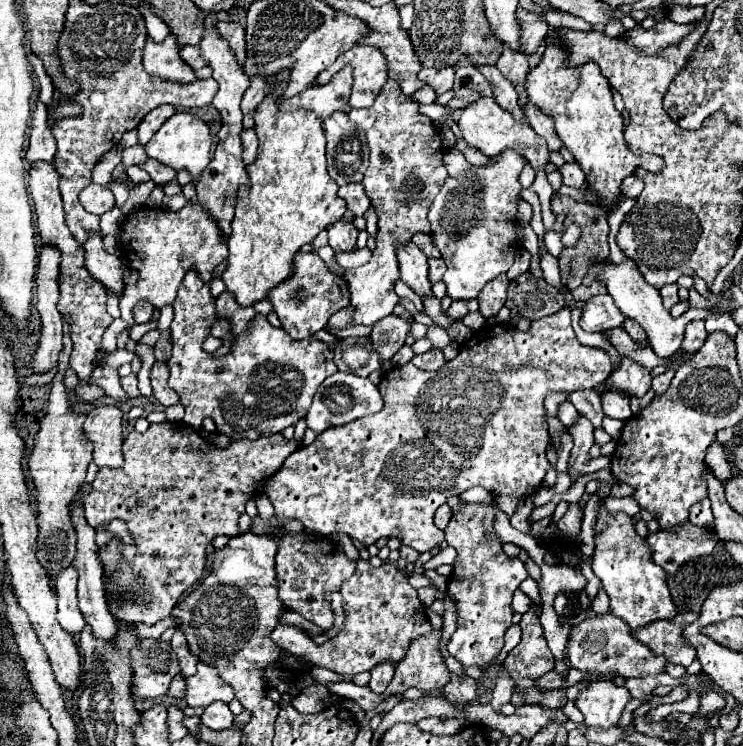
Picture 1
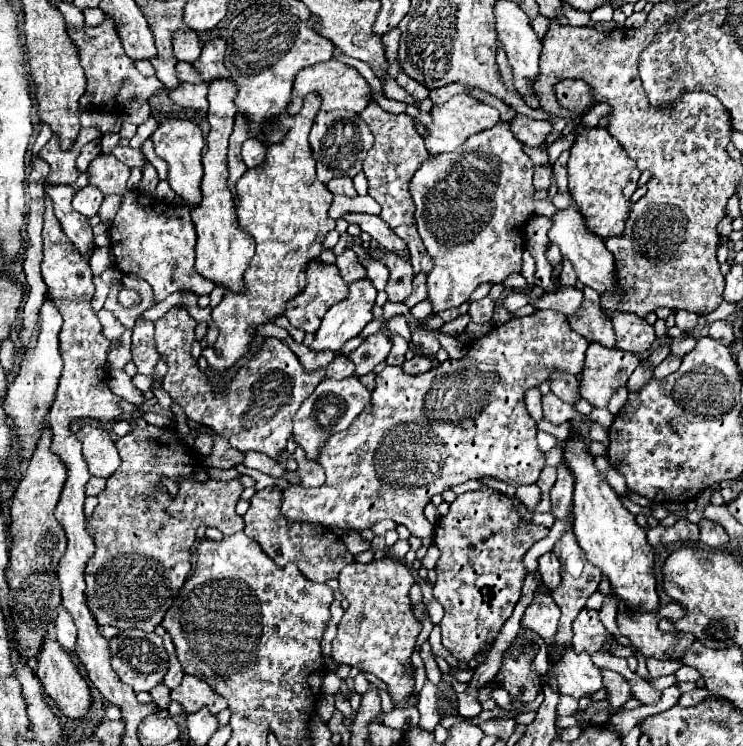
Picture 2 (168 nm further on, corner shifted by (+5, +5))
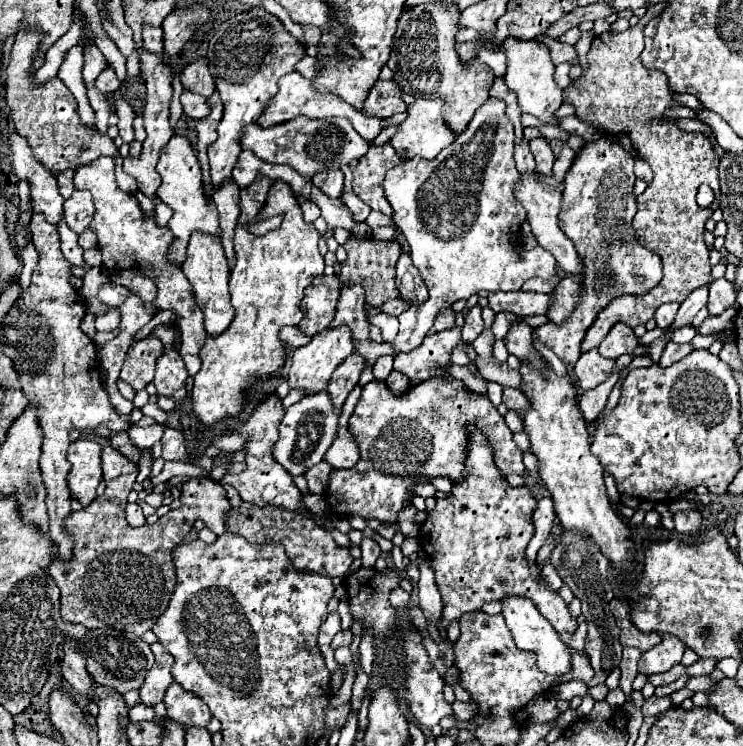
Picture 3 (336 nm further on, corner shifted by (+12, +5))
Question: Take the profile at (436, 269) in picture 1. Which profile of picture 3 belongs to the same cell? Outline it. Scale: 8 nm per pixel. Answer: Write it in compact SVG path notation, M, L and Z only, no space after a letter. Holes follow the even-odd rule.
M398 299L398 301L386 301L384 305L382 305L382 311L384 313L388 313L388 315L400 315L402 311L406 311L410 307L410 303L408 301L404 301L404 299Z

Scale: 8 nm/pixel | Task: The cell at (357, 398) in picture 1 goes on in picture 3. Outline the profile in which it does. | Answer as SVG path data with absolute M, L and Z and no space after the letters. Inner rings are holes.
M328 391L314 393L312 397L304 397L302 401L290 405L280 423L280 437L274 445L274 459L280 461L280 465L290 475L302 475L306 469L324 459L324 453L338 437L338 419L340 419L340 409L332 405Z

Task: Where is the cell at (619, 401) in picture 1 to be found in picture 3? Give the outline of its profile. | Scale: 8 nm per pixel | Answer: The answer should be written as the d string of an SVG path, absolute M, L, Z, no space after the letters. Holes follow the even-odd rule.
M590 349L590 351L586 351L586 353L580 355L580 359L574 365L574 371L572 373L574 373L576 385L582 391L588 391L588 389L598 387L606 379L610 379L614 367L616 367L616 361L614 359L604 359L598 353L598 349Z

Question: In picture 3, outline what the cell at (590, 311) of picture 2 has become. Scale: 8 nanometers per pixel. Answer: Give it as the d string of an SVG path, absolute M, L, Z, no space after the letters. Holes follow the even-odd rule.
M564 277L564 279L558 283L558 287L554 289L552 295L554 295L556 299L554 299L554 303L552 303L552 307L550 307L550 311L548 311L546 317L548 317L552 323L560 325L560 323L564 323L564 319L568 319L568 317L574 313L576 305L580 303L582 287L580 287L580 283L578 283L576 279Z

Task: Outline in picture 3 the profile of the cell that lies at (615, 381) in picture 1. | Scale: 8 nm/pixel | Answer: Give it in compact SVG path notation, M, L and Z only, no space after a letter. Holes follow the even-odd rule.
M700 287L700 289L692 291L690 297L680 305L678 315L672 321L672 325L666 329L666 333L672 333L672 331L676 331L676 329L680 329L684 325L690 325L692 319L694 319L694 315L706 305L706 301L708 301L708 287Z

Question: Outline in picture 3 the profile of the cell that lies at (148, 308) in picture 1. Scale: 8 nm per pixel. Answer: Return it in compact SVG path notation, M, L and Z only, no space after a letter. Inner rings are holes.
M106 283L100 287L100 293L98 293L98 299L110 307L120 307L120 301L124 301L124 297L128 297L128 289L122 287L122 285L116 285L116 283Z

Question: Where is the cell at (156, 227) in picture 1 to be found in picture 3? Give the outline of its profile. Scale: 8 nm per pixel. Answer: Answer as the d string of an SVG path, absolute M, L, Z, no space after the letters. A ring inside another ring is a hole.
M98 157L96 161L78 167L74 175L74 187L76 189L88 189L94 197L96 215L90 223L94 233L98 235L98 249L102 253L104 267L110 273L122 271L122 269L138 269L144 273L144 277L152 279L158 287L154 307L158 309L174 309L180 319L176 325L182 331L182 347L180 355L186 363L186 369L190 375L196 375L200 369L198 351L204 345L206 333L204 333L204 315L200 313L200 307L196 305L196 297L192 297L192 287L188 285L188 279L182 273L180 265L170 265L168 261L168 249L172 247L172 231L166 225L158 225L154 215L144 217L138 201L134 195L128 195L120 191L114 175L116 163L112 157Z

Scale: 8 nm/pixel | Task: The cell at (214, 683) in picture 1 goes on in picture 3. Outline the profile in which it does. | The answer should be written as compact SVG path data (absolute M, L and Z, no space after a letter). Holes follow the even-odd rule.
M172 683L164 695L164 703L168 709L168 717L182 727L206 727L212 719L212 713L208 705L200 699L194 697L194 693L188 693L186 689L180 689L180 685Z

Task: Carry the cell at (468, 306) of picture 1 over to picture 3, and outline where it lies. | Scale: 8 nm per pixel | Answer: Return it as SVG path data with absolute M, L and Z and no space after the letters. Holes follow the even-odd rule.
M448 307L448 309L444 309L444 311L436 317L436 321L434 321L434 329L436 329L436 331L452 329L454 323L456 323L456 313L454 313L452 307Z

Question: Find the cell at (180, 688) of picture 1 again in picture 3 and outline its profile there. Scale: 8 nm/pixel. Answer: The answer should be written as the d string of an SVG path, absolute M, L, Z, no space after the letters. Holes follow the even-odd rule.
M138 703L136 707L130 709L130 721L146 721L146 719L154 719L154 707Z

